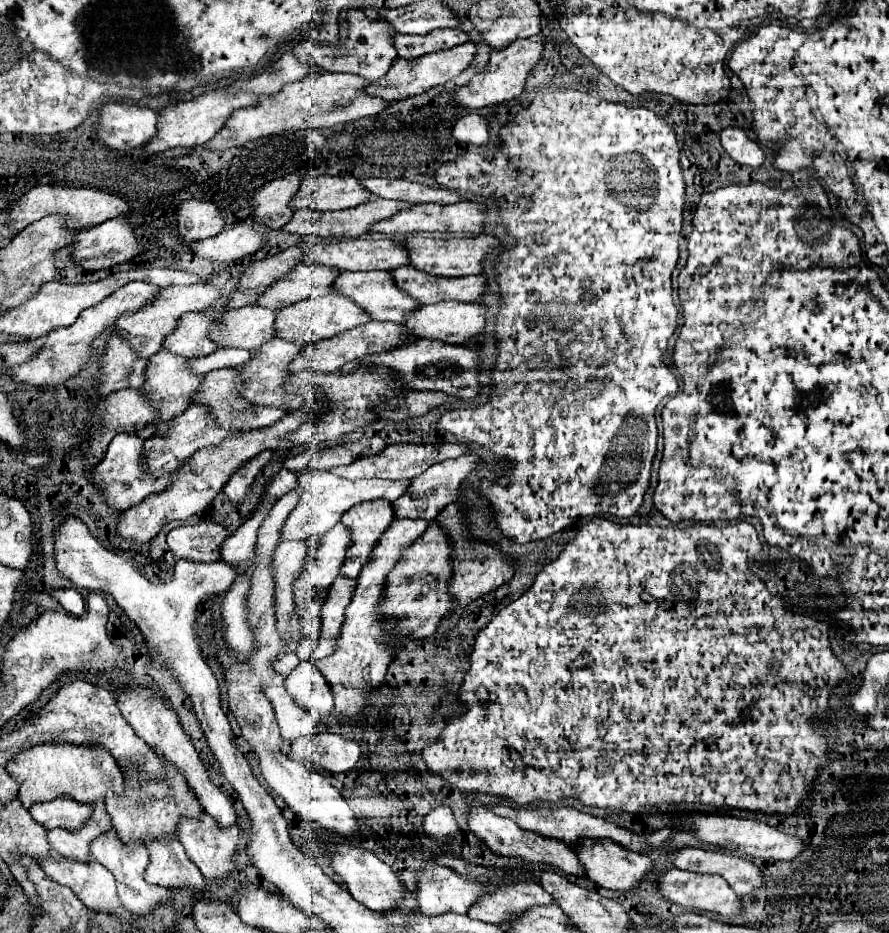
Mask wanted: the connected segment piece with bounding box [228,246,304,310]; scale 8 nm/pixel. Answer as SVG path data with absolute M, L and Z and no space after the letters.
M294 246L284 252L278 252L276 256L250 264L228 302L228 310L256 304L256 300L264 294L264 290L268 290L268 286L290 274L292 268L302 262L302 256L304 256L302 246Z

